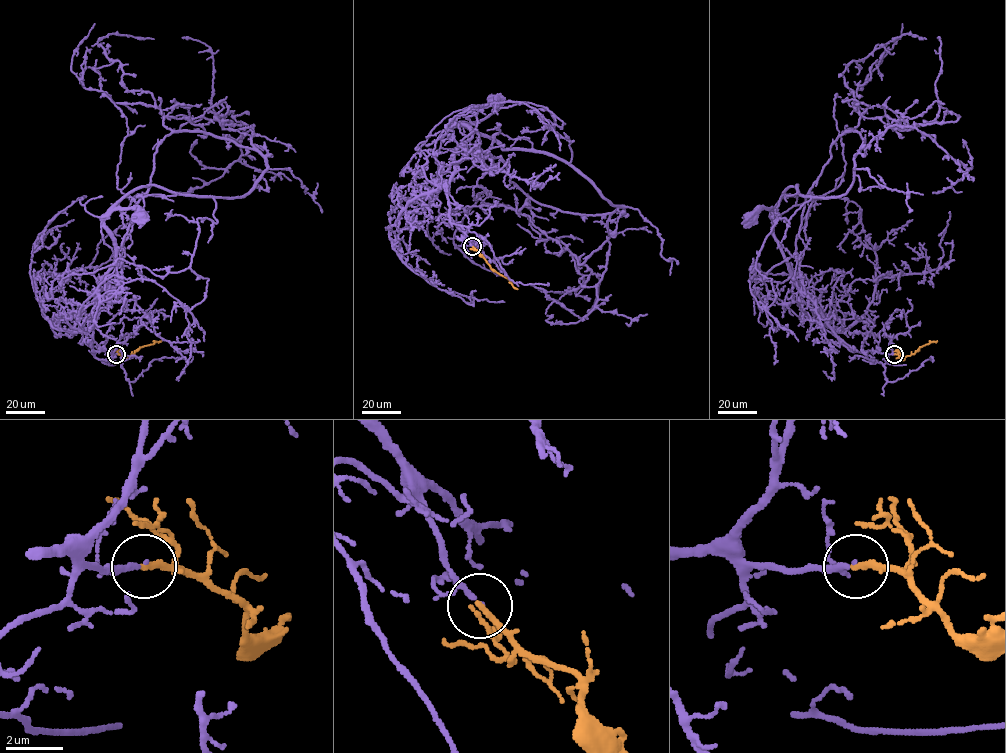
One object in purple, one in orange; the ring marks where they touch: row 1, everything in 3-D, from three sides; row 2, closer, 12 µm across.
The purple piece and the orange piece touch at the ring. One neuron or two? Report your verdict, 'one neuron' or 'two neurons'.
one neuron

